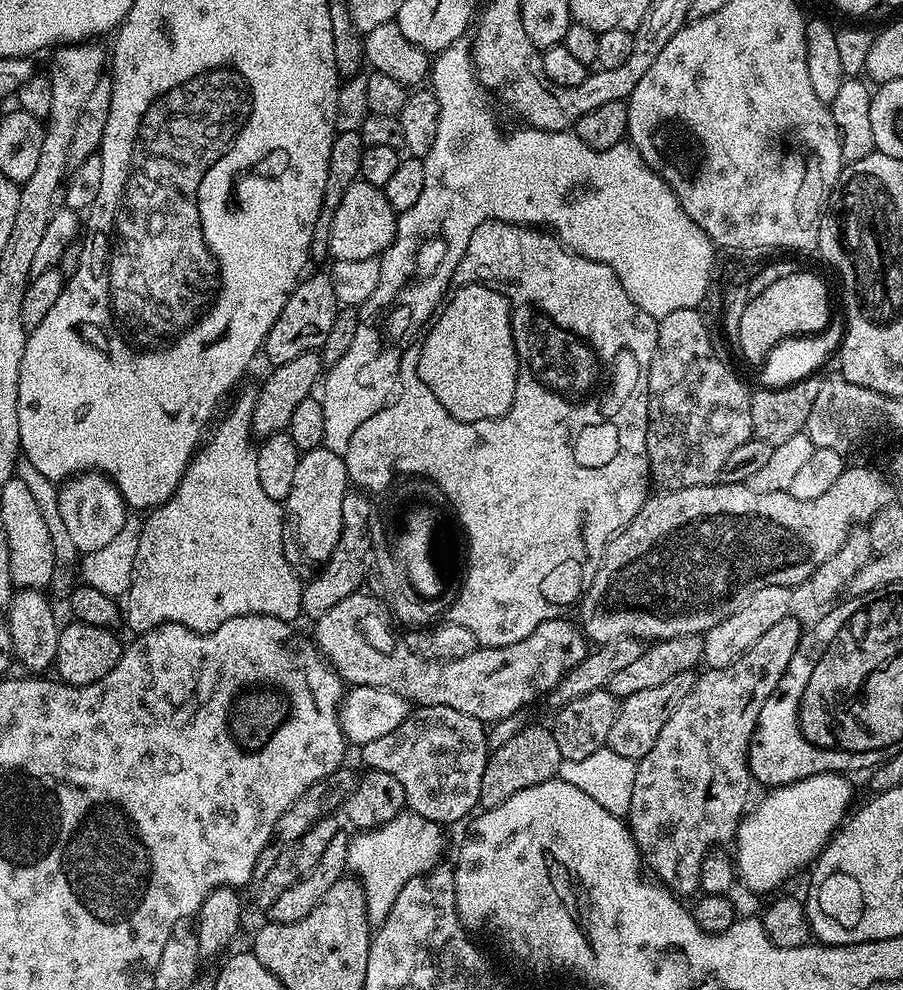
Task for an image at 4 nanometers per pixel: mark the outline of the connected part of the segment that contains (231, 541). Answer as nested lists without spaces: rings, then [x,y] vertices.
[[[239,389],[240,397],[236,400],[236,405],[224,416],[224,421],[220,425],[215,425],[216,433],[212,437],[207,437],[206,443],[193,456],[188,464],[188,469],[184,472],[182,482],[178,490],[166,503],[159,508],[149,511],[143,521],[138,538],[138,554],[134,554],[134,574],[130,578],[130,586],[126,593],[128,609],[122,612],[123,619],[128,619],[128,628],[132,634],[148,632],[152,628],[157,628],[159,624],[181,624],[190,629],[191,632],[213,632],[222,626],[222,622],[230,622],[230,618],[239,616],[273,616],[285,622],[295,621],[295,616],[301,615],[300,593],[302,591],[302,580],[299,580],[297,569],[289,564],[284,557],[284,510],[281,501],[269,498],[266,490],[262,490],[262,481],[258,479],[258,466],[256,465],[256,448],[248,439],[253,439],[252,431],[252,411],[256,401],[257,389]]]

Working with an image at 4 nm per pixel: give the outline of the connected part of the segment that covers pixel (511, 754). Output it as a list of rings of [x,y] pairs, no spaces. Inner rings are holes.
[[[536,724],[529,728],[521,727],[514,738],[490,752],[486,770],[482,770],[479,807],[486,809],[502,806],[502,802],[506,802],[510,794],[518,794],[518,790],[526,790],[553,779],[560,771],[560,762],[558,742],[554,742],[551,727],[539,728]]]

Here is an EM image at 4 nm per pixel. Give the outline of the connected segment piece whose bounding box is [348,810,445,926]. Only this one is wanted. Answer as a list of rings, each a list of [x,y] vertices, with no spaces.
[[[411,810],[399,812],[390,822],[386,822],[377,828],[360,830],[349,839],[348,842],[348,868],[353,877],[359,878],[364,885],[364,898],[366,900],[366,910],[368,919],[373,925],[380,925],[390,914],[390,906],[398,898],[398,890],[410,882],[410,878],[420,876],[424,872],[430,872],[441,863],[440,855],[444,852],[444,832],[445,829],[433,820],[422,818]]]

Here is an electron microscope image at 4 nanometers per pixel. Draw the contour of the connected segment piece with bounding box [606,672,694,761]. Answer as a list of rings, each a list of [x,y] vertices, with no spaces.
[[[676,672],[672,677],[661,679],[658,686],[650,686],[646,690],[638,690],[638,694],[630,694],[619,701],[614,718],[614,726],[610,726],[607,747],[614,750],[614,754],[622,754],[622,758],[641,760],[654,742],[658,742],[658,734],[662,734],[662,726],[670,718],[670,714],[686,698],[686,694],[692,688],[694,679],[692,672]]]

